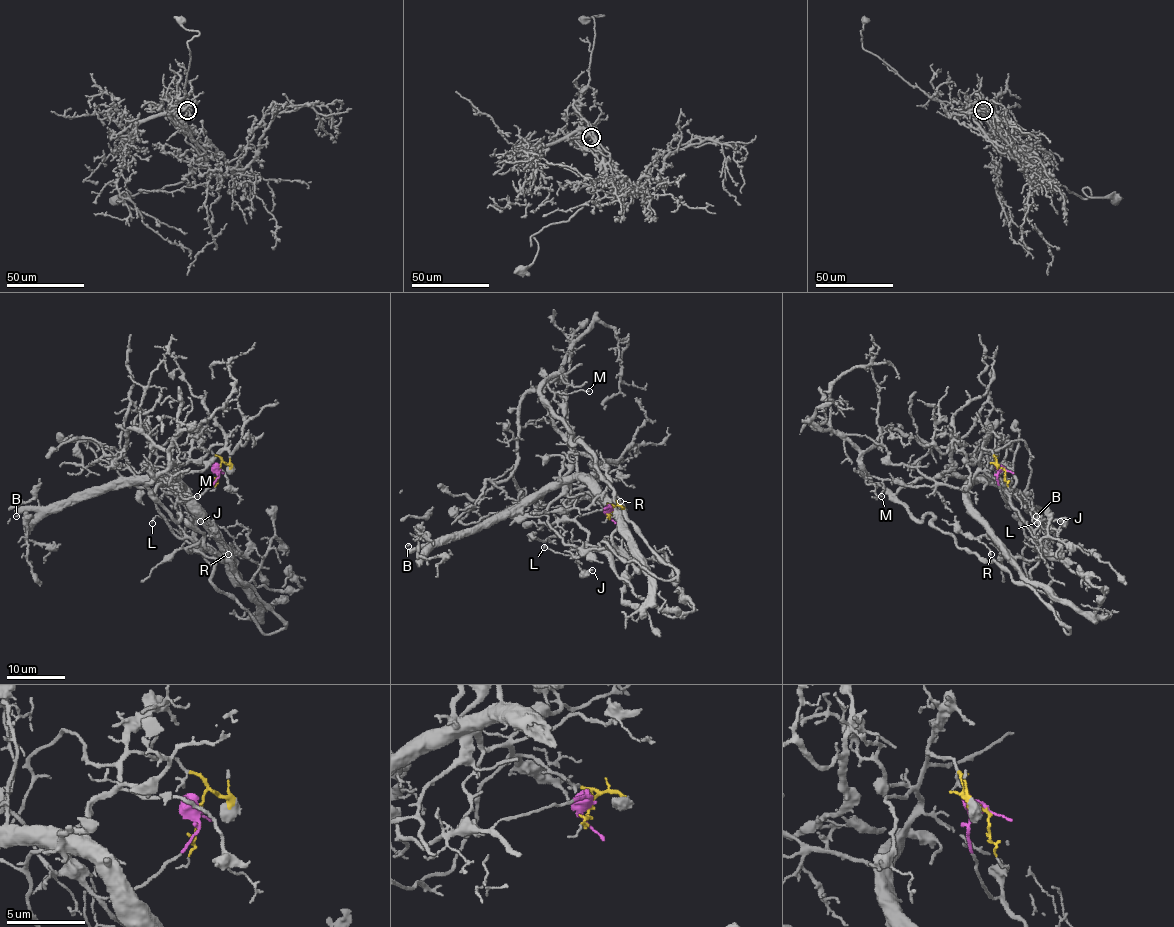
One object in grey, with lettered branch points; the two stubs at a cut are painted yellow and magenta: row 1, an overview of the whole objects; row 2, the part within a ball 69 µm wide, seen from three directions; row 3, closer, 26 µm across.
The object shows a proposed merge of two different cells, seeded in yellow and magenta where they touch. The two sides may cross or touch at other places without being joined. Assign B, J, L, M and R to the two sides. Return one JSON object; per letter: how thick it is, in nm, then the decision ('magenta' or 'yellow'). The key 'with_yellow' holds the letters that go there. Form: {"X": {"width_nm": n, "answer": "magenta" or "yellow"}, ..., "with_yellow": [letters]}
{"B": {"width_nm": 70, "answer": "yellow"}, "J": {"width_nm": 240, "answer": "magenta"}, "L": {"width_nm": 130, "answer": "magenta"}, "M": {"width_nm": 110, "answer": "yellow"}, "R": {"width_nm": 130, "answer": "yellow"}, "with_yellow": ["B", "M", "R"]}

